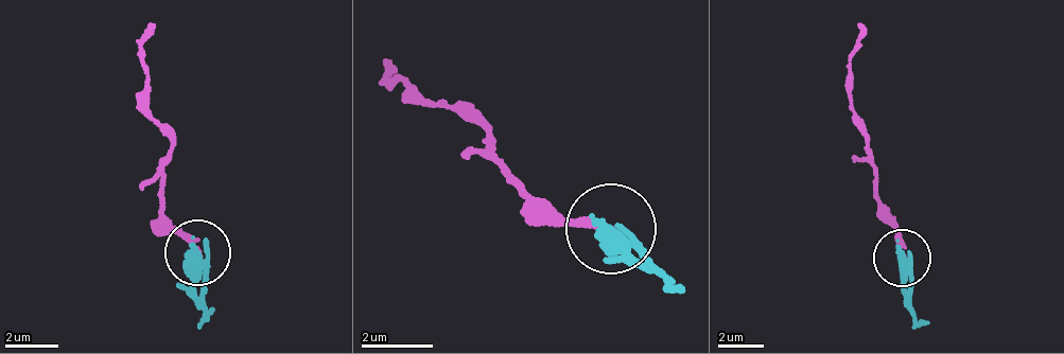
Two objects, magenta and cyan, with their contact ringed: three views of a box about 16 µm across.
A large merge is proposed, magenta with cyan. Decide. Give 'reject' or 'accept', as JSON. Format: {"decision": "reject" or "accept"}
{"decision": "reject"}

